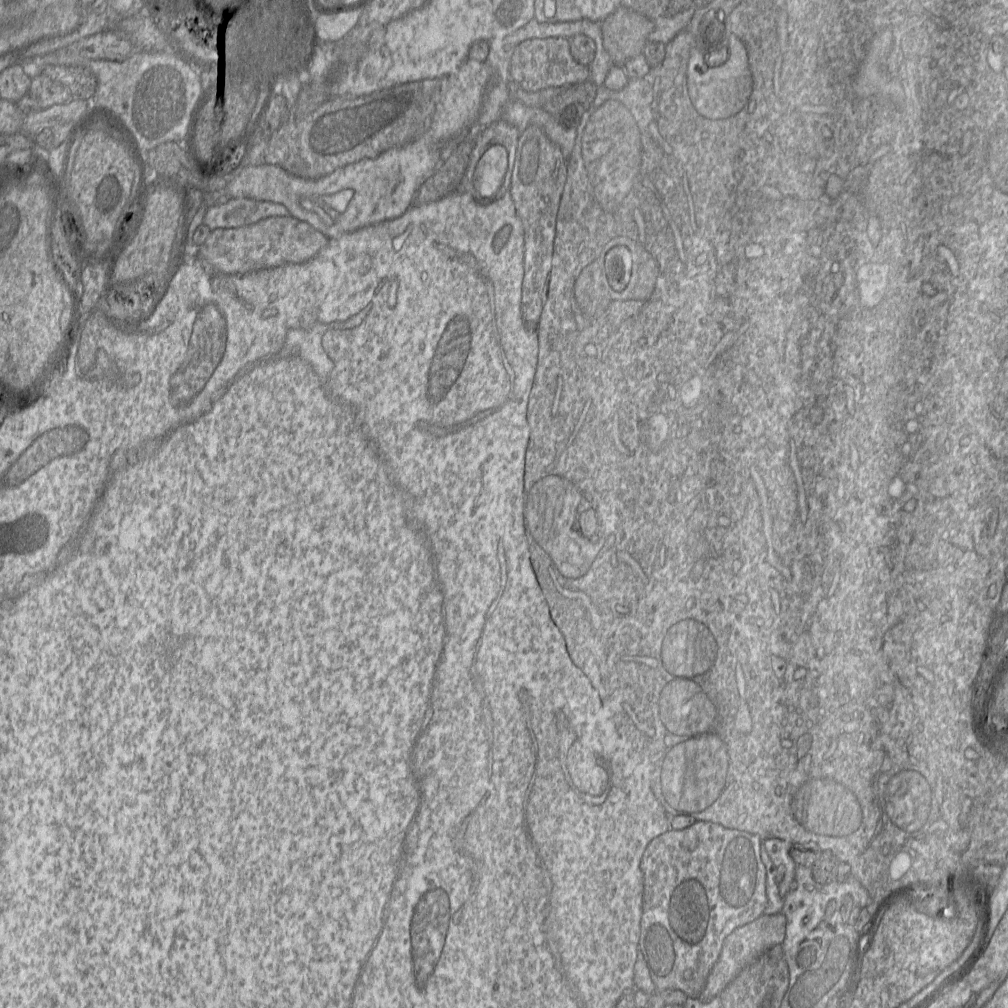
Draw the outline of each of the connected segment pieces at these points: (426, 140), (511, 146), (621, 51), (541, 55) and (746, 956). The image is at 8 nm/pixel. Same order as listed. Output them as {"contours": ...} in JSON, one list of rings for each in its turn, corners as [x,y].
{"contours":[[[[468,58],[456,71],[443,78],[434,78],[442,80],[441,99],[427,130],[409,143],[393,147],[376,158],[362,159],[317,179],[302,178],[272,164],[246,166],[229,181],[225,192],[231,197],[280,203],[288,209],[291,216],[309,223],[328,238],[339,237],[368,225],[398,218],[414,204],[420,185],[443,161],[441,143],[477,125],[491,76],[492,69],[487,63]]],[[[499,119],[486,127],[479,128],[477,140],[482,140],[482,143],[485,143],[487,148],[492,145],[503,146],[508,153],[508,169],[511,169],[512,172],[519,136],[520,131],[516,127],[503,119]]],[[[619,6],[601,22],[603,45],[610,55],[612,65],[623,66],[629,59],[643,53],[654,21],[626,7]]],[[[532,38],[521,42],[515,48],[510,62],[510,76],[524,90],[535,92],[549,87],[583,83],[590,79],[590,67],[574,59],[568,38]]],[[[783,913],[761,915],[754,921],[736,928],[724,941],[722,951],[714,964],[705,987],[698,997],[702,1002],[709,1002],[749,964],[770,948],[783,943],[786,936],[786,917]]]]}

